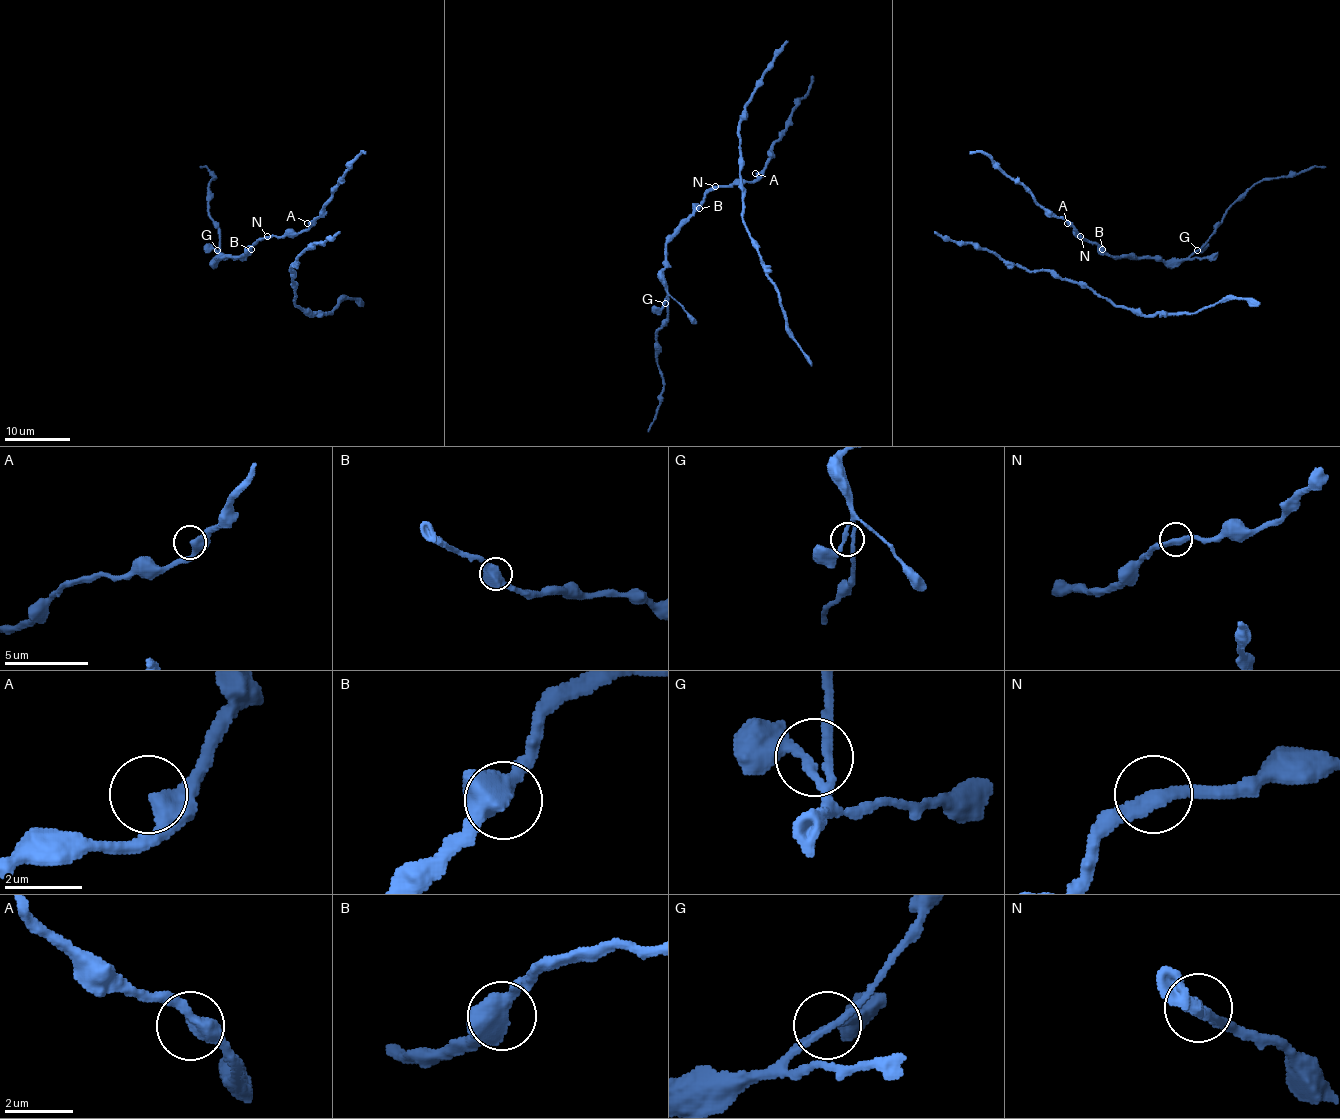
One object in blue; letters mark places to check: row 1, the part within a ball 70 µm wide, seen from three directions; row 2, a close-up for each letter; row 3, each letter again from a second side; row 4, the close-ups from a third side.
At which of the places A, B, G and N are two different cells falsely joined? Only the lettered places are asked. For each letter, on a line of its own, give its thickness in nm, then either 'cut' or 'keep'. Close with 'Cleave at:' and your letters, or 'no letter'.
A: 280 nm thick; keep
B: 460 nm thick; keep
G: 180 nm thick; keep
N: 320 nm thick; keep
Cleave at: no letter

